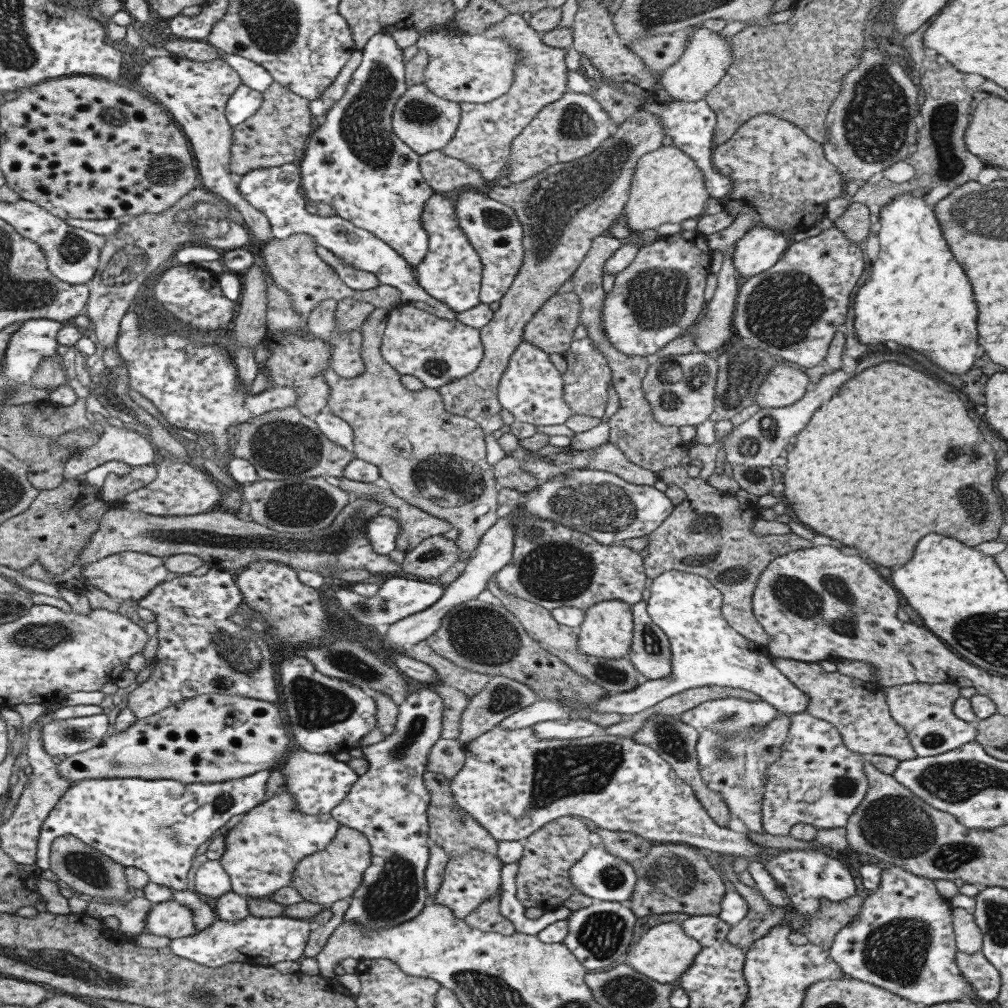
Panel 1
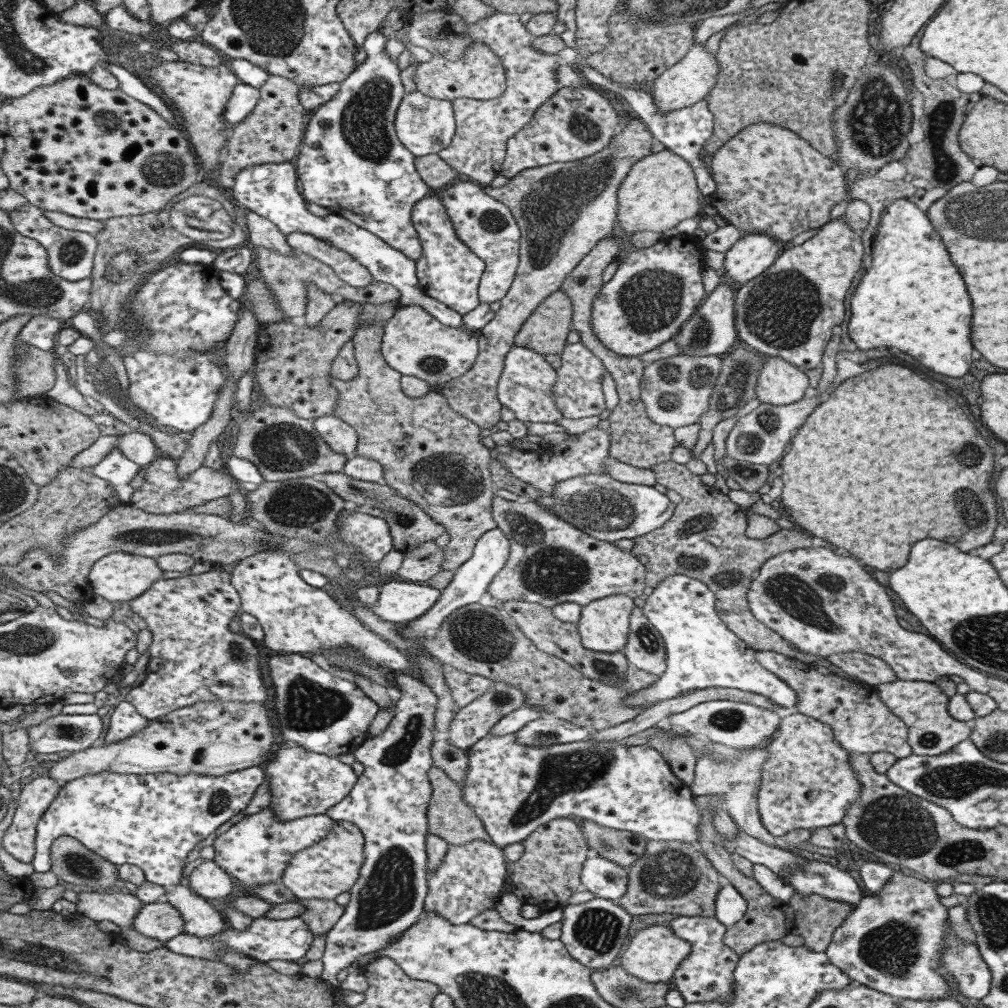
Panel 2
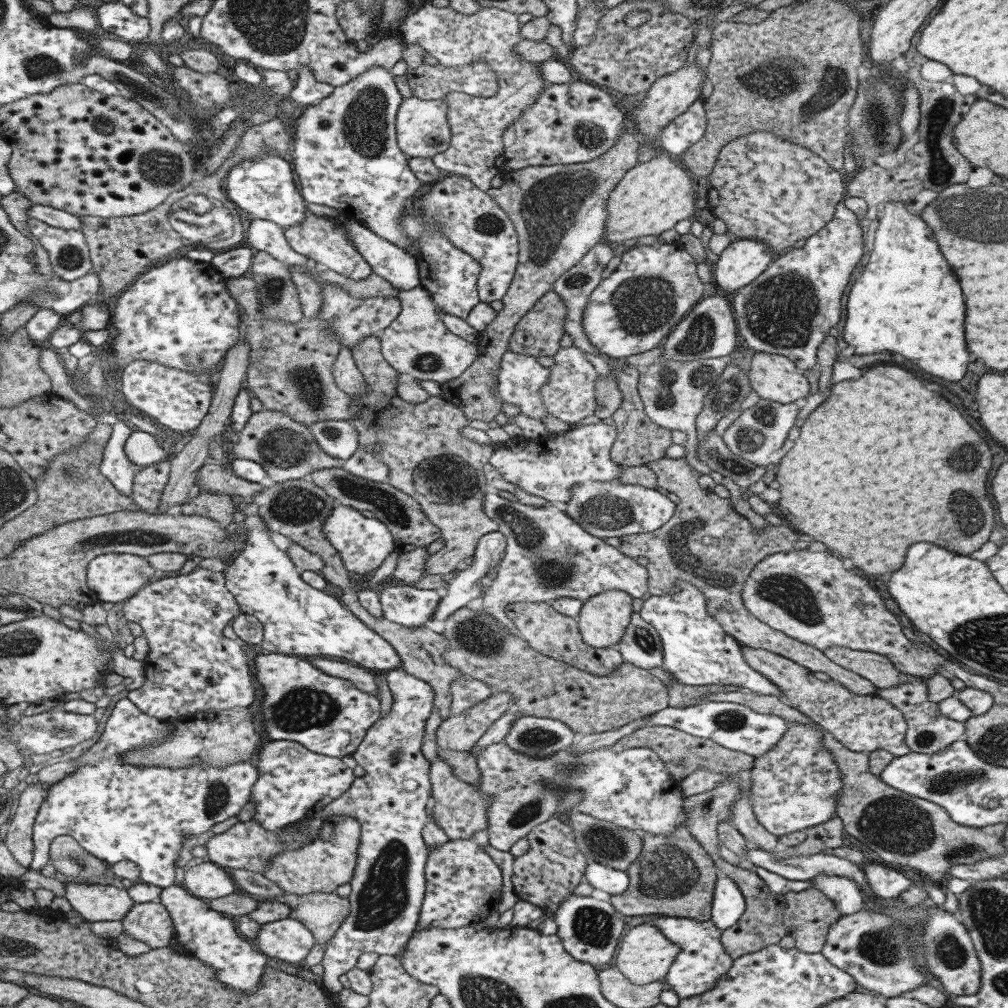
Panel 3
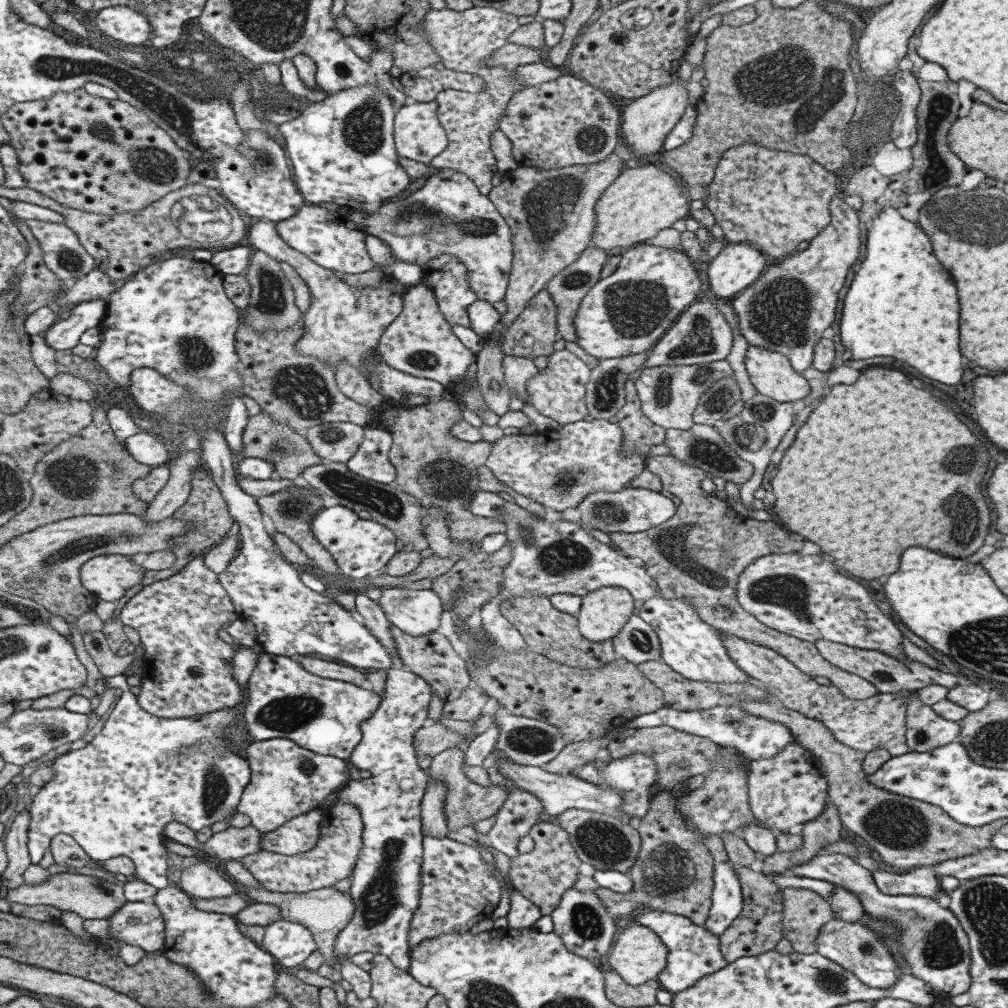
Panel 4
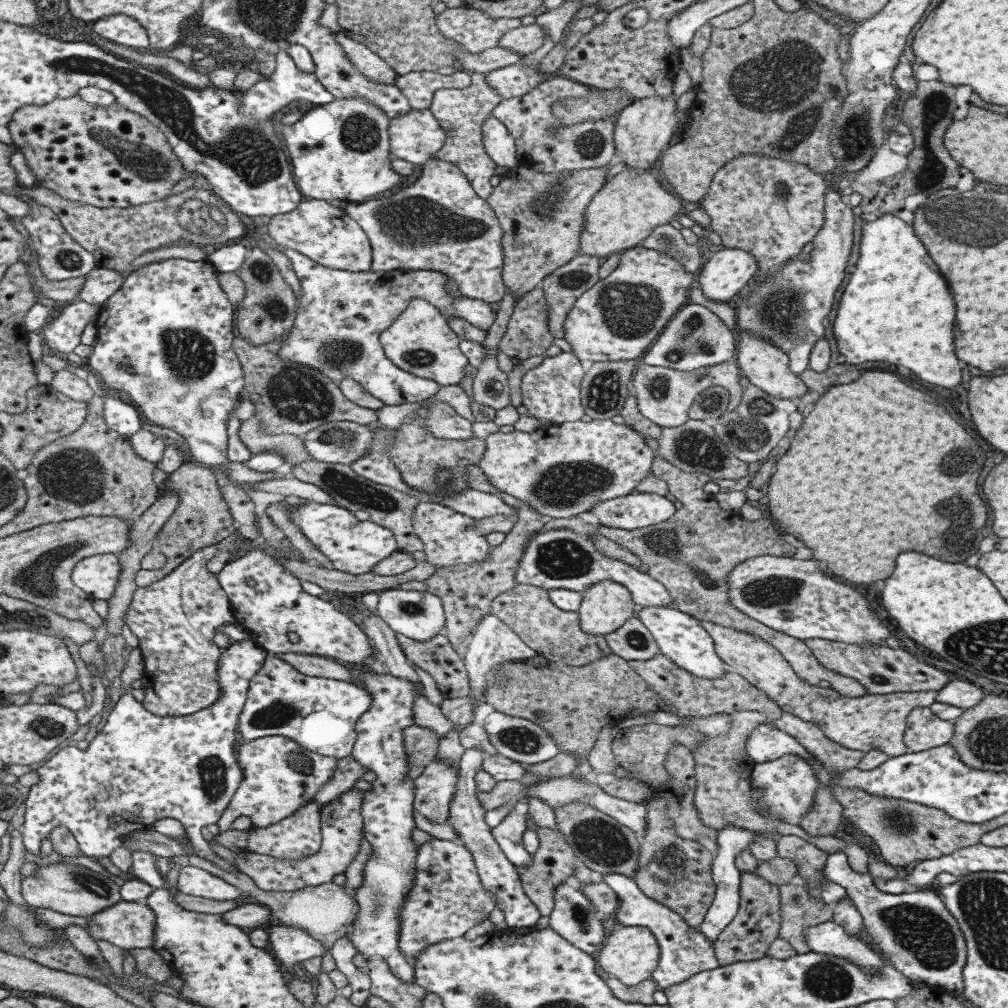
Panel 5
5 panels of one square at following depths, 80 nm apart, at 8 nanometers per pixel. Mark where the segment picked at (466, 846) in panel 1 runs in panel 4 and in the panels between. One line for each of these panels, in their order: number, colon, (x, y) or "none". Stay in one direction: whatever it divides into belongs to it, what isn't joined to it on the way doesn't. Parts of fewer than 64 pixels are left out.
2: (447, 816)
3: (459, 809)
4: (465, 802)

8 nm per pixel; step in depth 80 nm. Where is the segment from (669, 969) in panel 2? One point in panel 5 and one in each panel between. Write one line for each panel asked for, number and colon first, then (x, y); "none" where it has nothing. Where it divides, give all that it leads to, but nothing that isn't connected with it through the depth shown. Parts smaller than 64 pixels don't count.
3: (643, 955)
4: (637, 954)
5: (628, 953)

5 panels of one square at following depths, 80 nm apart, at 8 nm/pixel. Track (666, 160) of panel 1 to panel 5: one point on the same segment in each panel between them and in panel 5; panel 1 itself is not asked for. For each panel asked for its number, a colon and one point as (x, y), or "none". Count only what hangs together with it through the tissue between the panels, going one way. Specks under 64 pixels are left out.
2: (660, 190)
3: (652, 197)
4: (642, 200)
5: (622, 213)

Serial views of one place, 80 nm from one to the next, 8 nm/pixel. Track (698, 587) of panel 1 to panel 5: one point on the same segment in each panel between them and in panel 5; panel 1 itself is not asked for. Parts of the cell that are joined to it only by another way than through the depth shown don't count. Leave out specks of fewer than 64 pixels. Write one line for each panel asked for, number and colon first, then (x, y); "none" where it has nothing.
2: (700, 652)
3: (695, 651)
4: (690, 647)
5: (678, 636)

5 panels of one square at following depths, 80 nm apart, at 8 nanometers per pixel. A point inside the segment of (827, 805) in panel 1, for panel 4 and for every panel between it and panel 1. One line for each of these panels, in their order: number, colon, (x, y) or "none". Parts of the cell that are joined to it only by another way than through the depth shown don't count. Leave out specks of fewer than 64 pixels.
2: (806, 782)
3: (794, 786)
4: (784, 791)

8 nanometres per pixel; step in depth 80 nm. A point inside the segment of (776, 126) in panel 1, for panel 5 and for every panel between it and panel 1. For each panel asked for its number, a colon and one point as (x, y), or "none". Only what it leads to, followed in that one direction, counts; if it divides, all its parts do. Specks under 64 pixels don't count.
2: (767, 180)
3: (762, 188)
4: (772, 200)
5: (771, 208)

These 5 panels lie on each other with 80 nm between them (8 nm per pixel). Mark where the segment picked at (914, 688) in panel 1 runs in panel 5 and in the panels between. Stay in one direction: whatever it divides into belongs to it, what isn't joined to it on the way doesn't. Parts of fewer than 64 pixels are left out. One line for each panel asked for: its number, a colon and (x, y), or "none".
2: (921, 706)
3: (927, 731)
4: (924, 731)
5: (923, 730)

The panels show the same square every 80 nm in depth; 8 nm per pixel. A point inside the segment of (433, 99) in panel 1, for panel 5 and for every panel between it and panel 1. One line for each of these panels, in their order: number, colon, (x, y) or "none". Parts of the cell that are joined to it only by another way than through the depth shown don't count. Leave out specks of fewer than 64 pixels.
2: (424, 125)
3: (421, 130)
4: (417, 135)
5: (415, 137)

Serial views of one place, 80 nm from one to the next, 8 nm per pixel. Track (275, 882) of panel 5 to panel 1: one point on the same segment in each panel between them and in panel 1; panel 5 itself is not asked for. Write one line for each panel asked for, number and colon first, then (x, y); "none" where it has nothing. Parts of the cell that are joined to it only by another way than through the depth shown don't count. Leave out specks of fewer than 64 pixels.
1: (333, 873)
2: (323, 870)
3: (328, 861)
4: (332, 859)

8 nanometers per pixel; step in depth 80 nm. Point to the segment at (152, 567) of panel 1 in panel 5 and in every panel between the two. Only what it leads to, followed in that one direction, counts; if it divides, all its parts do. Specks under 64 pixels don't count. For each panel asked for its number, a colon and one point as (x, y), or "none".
2: (118, 576)
3: (112, 578)
4: (106, 577)
5: (96, 575)

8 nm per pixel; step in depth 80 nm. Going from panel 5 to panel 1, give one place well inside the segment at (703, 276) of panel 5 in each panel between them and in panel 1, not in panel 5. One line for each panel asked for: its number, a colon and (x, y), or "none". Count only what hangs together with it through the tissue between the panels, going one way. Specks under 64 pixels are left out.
1: (759, 248)
2: (753, 253)
3: (743, 260)
4: (736, 266)

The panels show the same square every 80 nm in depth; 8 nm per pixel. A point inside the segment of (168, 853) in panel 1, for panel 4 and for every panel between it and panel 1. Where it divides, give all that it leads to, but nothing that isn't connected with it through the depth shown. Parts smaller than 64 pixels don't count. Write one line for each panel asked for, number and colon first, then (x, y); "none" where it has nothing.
2: (153, 821)
3: (116, 812)
4: (113, 796)

